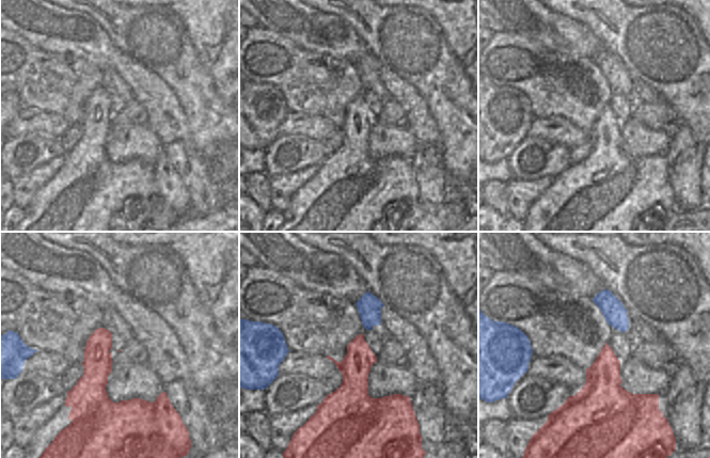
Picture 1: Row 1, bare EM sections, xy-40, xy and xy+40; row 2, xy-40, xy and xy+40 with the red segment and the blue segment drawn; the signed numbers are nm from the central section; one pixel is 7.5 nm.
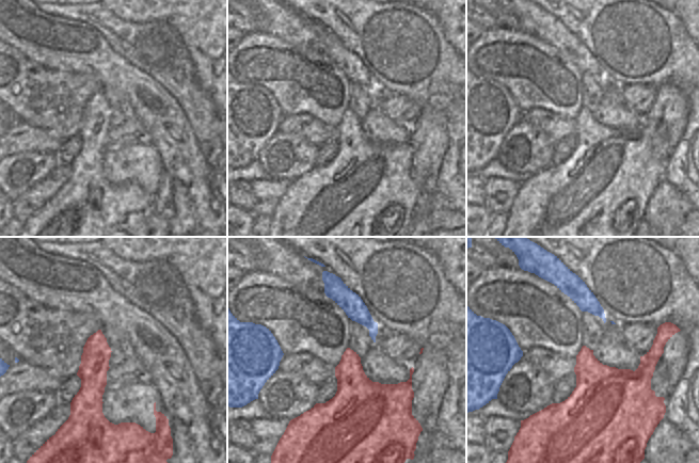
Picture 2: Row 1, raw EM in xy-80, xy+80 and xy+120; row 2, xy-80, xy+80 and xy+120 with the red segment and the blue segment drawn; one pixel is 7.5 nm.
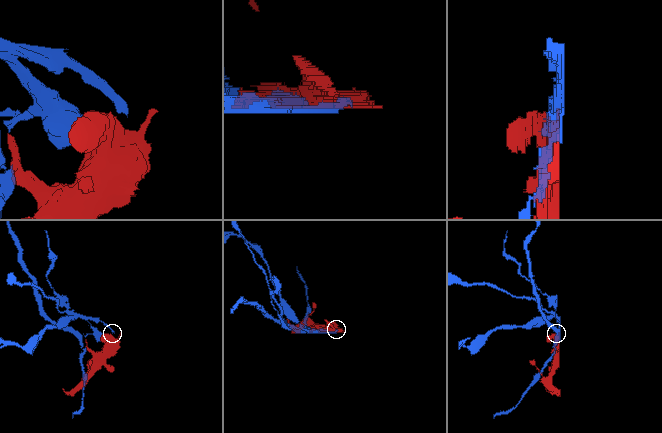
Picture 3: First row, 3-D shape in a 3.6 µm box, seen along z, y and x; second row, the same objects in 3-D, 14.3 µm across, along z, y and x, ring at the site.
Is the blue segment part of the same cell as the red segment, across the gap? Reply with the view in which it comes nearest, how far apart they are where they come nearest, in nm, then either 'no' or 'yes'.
nearest in xy; 50 nm apart; no

